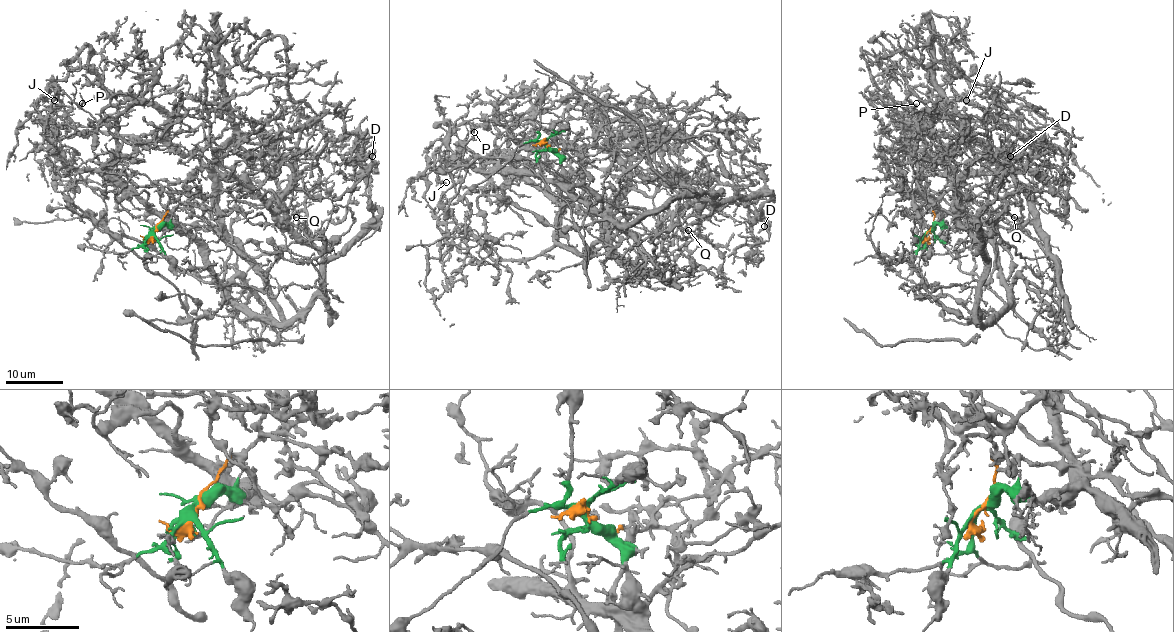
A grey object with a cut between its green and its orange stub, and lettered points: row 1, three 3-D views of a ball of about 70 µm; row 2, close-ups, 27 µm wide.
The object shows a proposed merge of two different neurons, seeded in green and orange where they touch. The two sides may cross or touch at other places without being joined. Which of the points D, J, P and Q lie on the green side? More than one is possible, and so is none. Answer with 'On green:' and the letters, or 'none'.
On green: Q

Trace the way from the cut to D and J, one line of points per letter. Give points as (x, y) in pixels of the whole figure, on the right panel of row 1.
D: (927, 232), (932, 205), (957, 183), (1046, 255), (1023, 258), (987, 220), (997, 155), (1010, 156)
J: (927, 232), (957, 177), (1036, 153), (965, 97), (942, 46), (932, 93), (967, 100)

